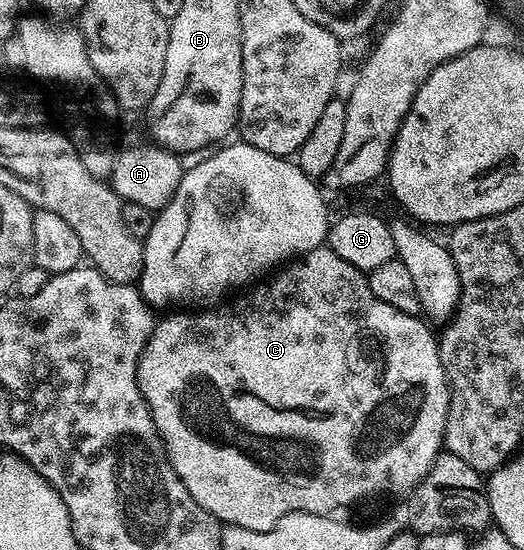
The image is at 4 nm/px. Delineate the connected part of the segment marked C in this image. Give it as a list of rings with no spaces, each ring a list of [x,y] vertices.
[[[329,246],[289,261],[269,278],[247,287],[238,295],[242,294],[231,304],[211,307],[214,308],[211,312],[174,310],[171,316],[163,320],[161,317],[138,359],[140,394],[152,414],[152,422],[160,434],[172,470],[176,470],[180,482],[184,482],[188,494],[223,525],[263,532],[272,530],[284,514],[307,512],[324,516],[337,513],[337,508],[346,508],[373,492],[409,493],[422,481],[424,474],[428,474],[432,462],[443,451],[442,439],[450,405],[450,383],[446,381],[446,371],[440,362],[439,337],[430,333],[431,325],[425,319],[396,310],[396,306],[388,306],[388,302],[380,302],[380,298],[372,294],[367,273],[344,262],[344,258]]]

